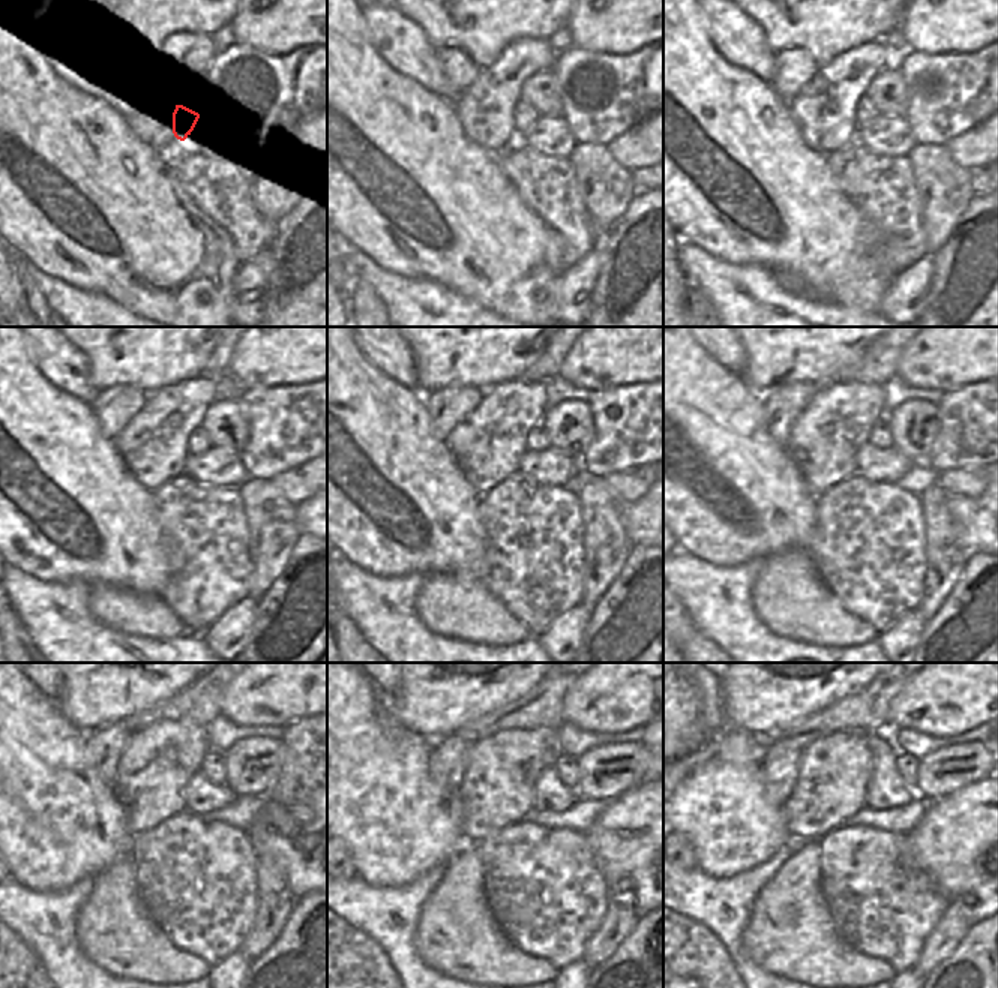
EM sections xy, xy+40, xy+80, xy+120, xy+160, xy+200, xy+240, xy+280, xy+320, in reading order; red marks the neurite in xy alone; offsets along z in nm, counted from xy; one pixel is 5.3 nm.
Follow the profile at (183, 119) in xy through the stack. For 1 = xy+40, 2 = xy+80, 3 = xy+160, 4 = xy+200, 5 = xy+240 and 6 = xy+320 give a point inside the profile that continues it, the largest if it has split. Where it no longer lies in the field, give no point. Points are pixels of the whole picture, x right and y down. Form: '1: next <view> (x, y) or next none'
1: next xy+40 (526, 114)
2: next xy+80 (866, 111)
3: next xy+160 (538, 438)
4: next xy+200 (880, 437)
5: next xy+240 (212, 768)
6: next xy+320 (907, 765)

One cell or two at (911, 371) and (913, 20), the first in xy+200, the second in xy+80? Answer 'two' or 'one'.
one

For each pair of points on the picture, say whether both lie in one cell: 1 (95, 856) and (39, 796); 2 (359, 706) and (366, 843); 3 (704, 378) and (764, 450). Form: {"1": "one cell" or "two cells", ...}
{"1": "one cell", "2": "one cell", "3": "one cell"}

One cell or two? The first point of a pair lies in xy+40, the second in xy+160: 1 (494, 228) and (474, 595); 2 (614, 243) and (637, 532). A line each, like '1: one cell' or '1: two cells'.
1: two cells
2: two cells

